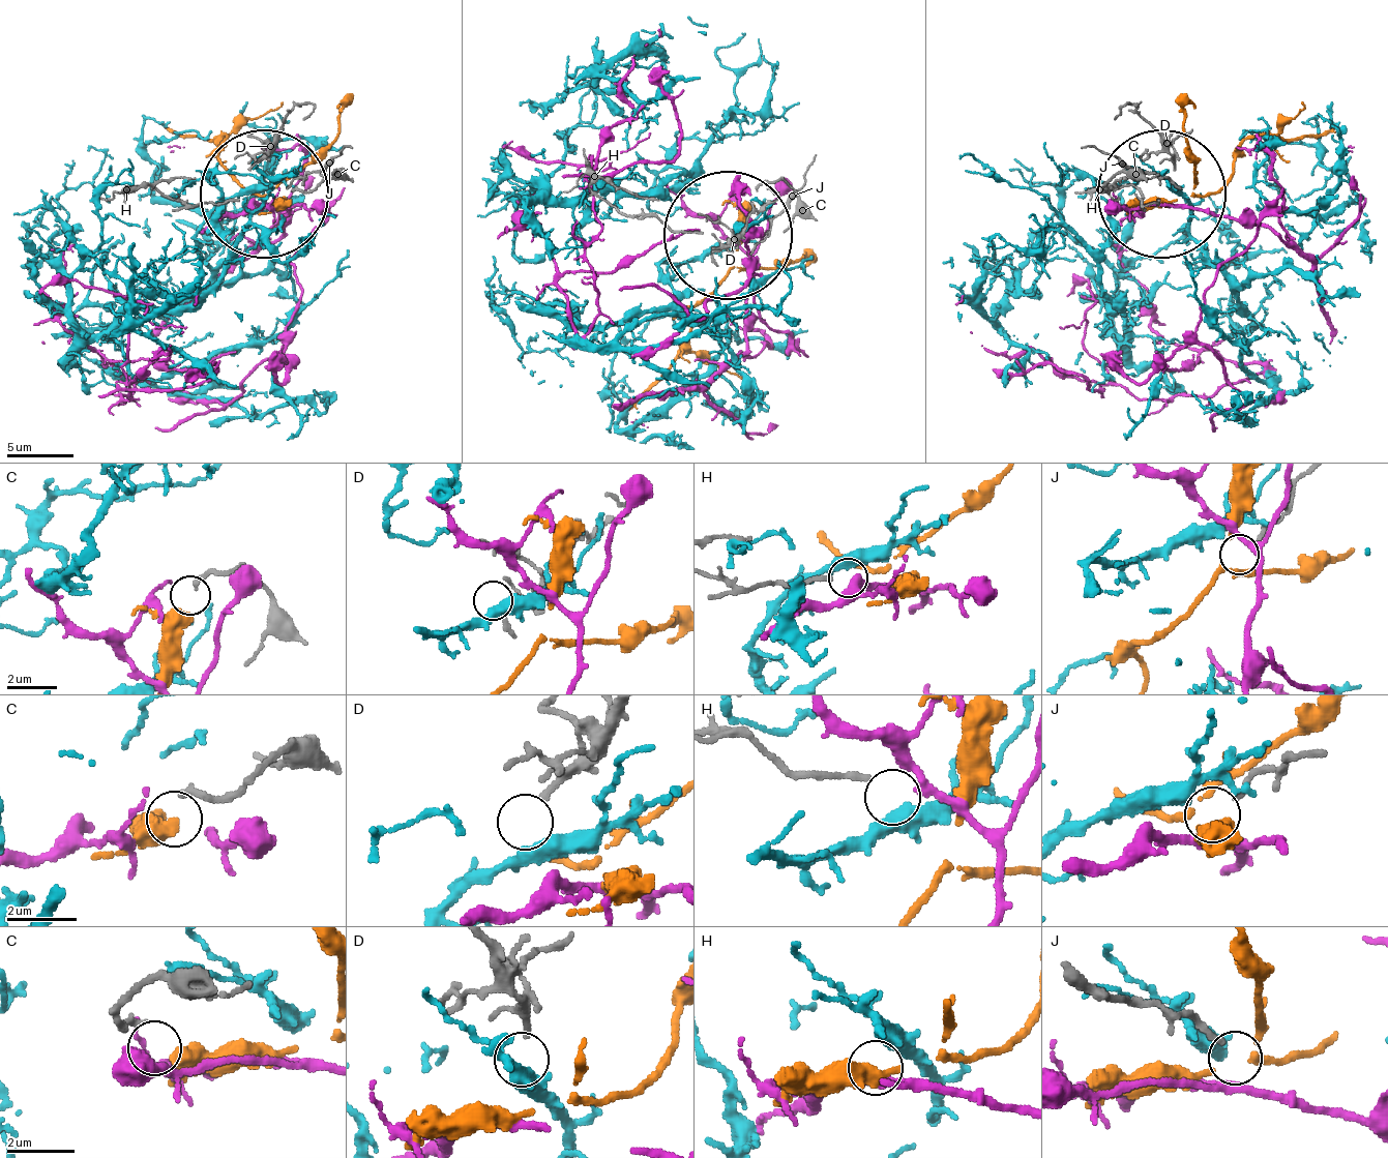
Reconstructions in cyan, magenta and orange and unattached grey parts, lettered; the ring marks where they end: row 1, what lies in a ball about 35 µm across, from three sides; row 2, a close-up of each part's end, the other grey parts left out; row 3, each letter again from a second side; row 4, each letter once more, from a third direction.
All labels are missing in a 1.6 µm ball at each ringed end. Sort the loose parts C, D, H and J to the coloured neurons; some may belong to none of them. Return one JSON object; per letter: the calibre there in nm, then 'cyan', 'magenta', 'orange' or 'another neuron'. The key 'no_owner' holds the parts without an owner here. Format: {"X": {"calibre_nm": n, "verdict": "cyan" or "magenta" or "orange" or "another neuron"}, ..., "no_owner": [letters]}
{"C": {"calibre_nm": 200, "verdict": "orange"}, "D": {"calibre_nm": 140, "verdict": "cyan"}, "H": {"calibre_nm": 180, "verdict": "magenta"}, "J": {"calibre_nm": 160, "verdict": "another neuron"}, "no_owner": ["J"]}

